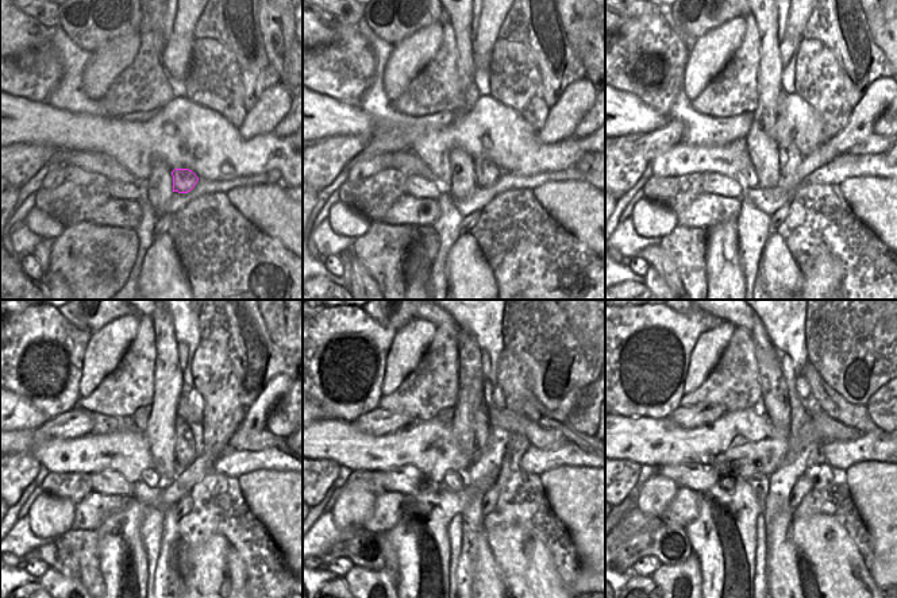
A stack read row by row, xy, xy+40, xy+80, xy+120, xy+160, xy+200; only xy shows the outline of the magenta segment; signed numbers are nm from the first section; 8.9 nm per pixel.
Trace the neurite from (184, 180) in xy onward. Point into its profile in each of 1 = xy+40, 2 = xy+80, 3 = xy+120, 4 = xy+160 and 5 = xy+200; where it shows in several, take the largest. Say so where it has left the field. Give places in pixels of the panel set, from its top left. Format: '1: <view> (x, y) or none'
1: xy+40 (487, 173)
2: xy+80 (789, 158)
3: xy+120 (185, 450)
4: xy+160 (477, 409)
5: xy+200 (769, 366)

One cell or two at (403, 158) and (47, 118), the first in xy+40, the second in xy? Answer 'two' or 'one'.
two

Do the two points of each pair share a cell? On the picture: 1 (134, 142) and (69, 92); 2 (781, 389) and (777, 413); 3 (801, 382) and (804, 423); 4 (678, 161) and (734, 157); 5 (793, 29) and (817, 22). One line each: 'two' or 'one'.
1: two
2: one
3: two
4: one
5: two

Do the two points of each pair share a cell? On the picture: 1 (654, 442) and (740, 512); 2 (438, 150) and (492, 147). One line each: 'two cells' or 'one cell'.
1: two cells
2: one cell

